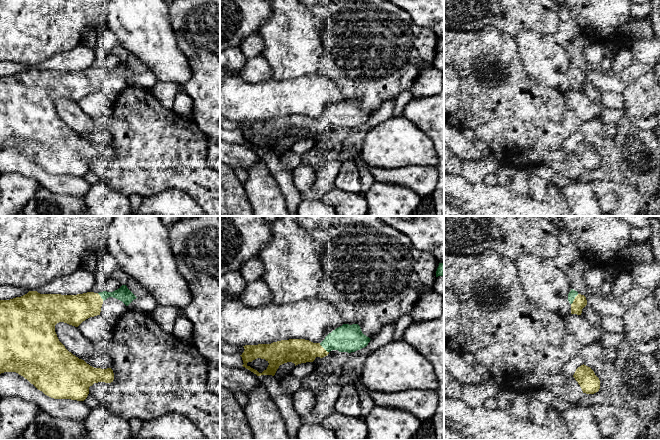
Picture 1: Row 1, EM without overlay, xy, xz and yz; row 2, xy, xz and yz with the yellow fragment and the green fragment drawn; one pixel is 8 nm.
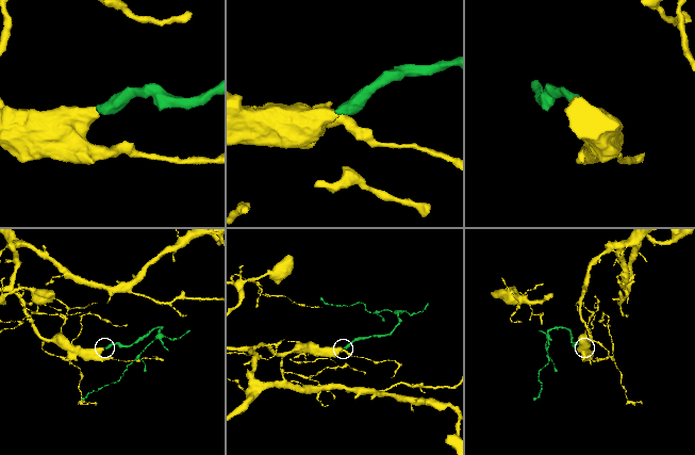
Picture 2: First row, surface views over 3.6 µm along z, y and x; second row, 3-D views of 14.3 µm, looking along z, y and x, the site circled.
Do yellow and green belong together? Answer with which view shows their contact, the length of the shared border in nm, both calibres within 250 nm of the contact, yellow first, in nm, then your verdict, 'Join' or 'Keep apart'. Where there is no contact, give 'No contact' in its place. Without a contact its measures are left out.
Touches yellow in xz. Shared border 110 nm. Thickness 200 nm (yellow) against 220 nm. Join

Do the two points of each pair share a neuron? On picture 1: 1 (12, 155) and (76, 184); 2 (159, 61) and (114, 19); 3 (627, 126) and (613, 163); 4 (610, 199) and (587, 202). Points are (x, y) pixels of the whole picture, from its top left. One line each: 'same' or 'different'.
1: same
2: same
3: different
4: different

